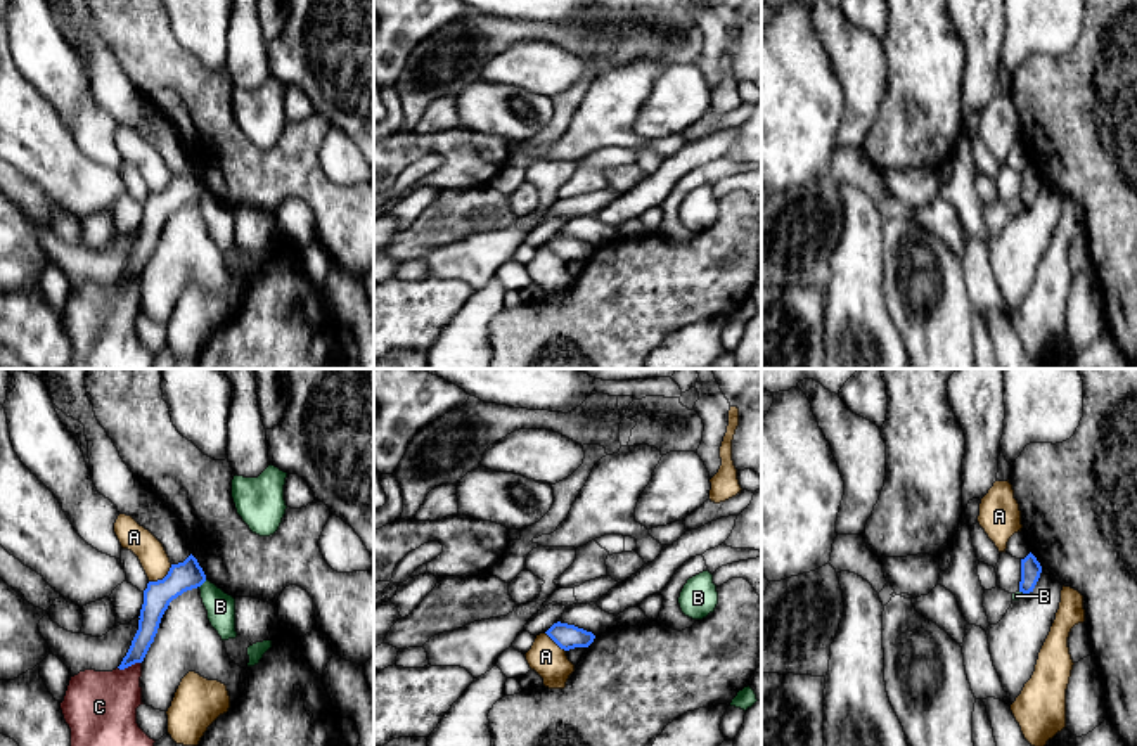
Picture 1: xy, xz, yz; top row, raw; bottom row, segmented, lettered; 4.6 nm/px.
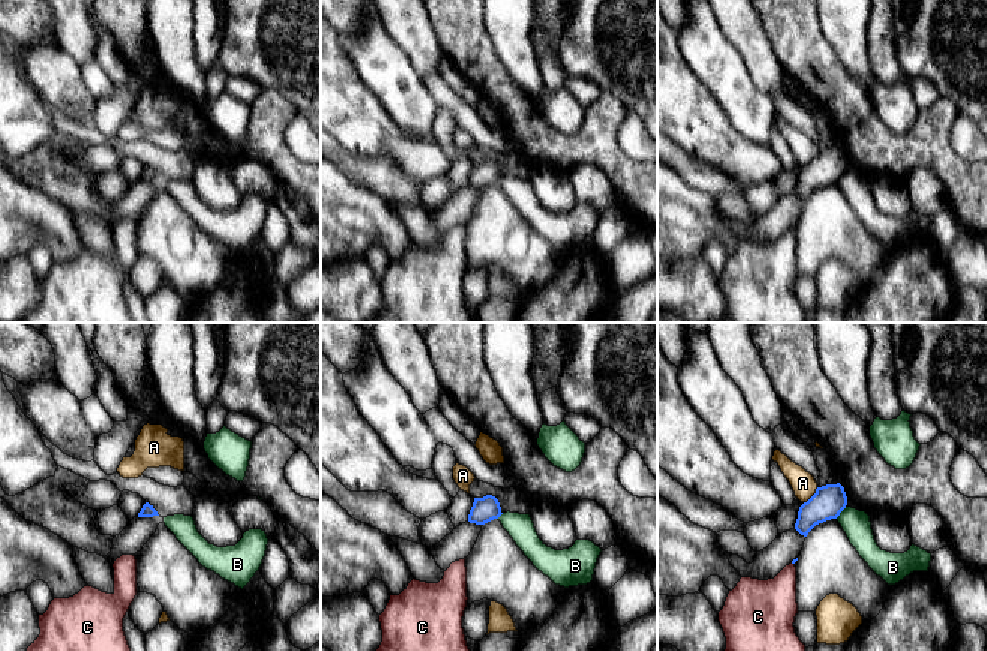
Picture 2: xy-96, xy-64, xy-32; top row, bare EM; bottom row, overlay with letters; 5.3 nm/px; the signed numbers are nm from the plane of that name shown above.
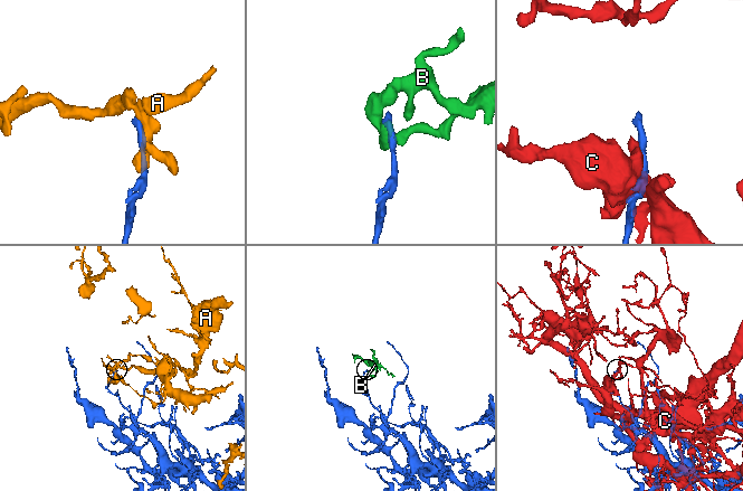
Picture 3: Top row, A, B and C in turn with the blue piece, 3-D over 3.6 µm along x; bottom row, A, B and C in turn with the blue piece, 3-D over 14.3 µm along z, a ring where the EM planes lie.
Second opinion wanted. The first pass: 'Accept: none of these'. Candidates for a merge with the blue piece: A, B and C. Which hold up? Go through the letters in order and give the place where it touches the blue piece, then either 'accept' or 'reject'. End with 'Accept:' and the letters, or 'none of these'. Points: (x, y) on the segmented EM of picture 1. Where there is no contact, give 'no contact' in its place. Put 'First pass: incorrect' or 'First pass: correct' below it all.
A: xy (163, 578) | reject
B: xy (203, 582) | reject
C: xy (128, 665) | reject
Accept: none of these
First pass: correct

